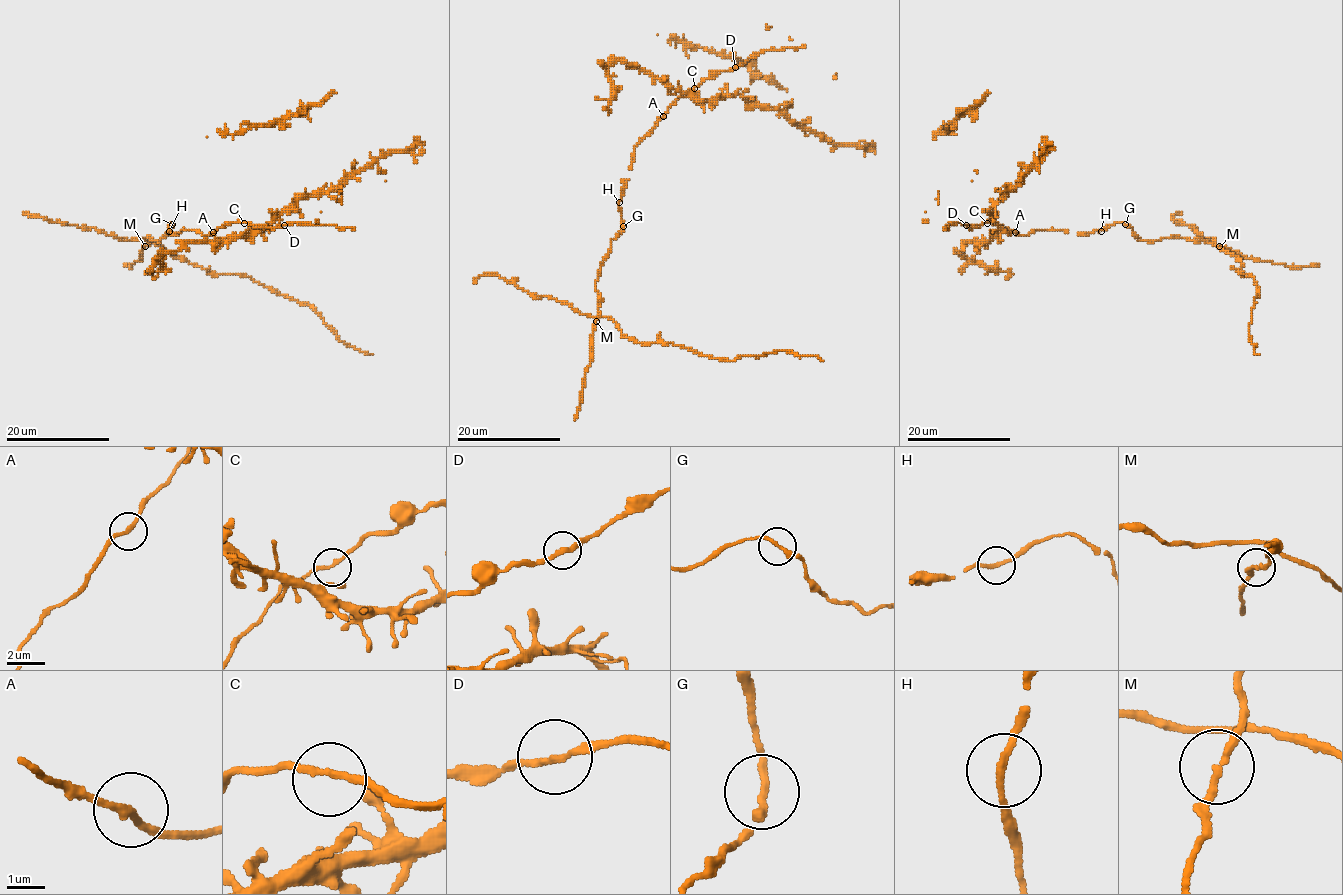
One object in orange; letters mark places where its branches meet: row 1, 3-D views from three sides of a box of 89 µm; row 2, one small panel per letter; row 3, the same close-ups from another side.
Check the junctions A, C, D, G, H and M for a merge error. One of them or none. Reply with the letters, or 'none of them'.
none of them

